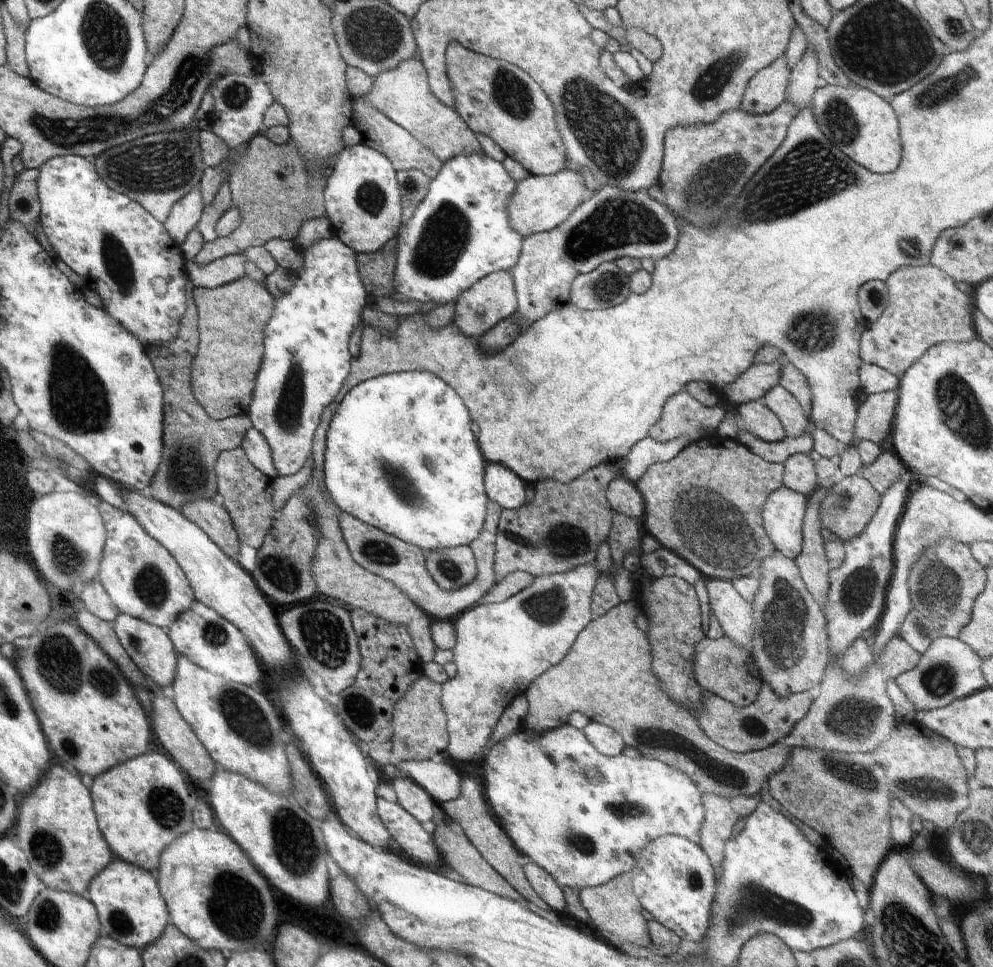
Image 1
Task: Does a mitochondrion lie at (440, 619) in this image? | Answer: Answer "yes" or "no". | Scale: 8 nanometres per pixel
no

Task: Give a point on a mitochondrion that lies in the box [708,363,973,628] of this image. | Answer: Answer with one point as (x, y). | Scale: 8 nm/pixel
(939, 589)

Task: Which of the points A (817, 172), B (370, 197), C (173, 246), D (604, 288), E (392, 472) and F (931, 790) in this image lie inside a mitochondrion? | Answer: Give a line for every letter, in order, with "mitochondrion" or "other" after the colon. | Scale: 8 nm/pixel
A: mitochondrion
B: mitochondrion
C: other
D: mitochondrion
E: mitochondrion
F: mitochondrion

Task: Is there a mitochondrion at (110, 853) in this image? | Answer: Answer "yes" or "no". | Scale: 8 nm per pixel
no

